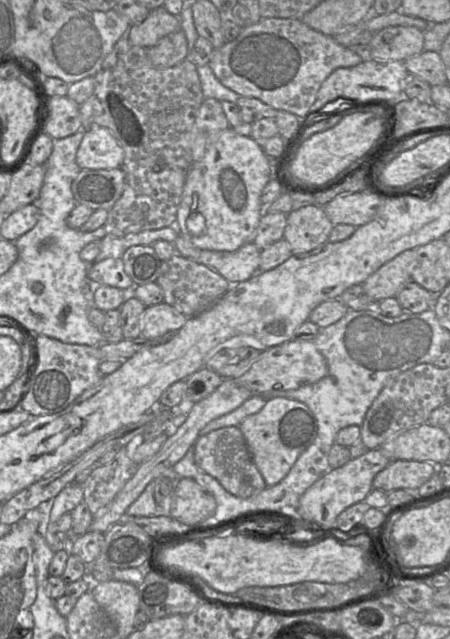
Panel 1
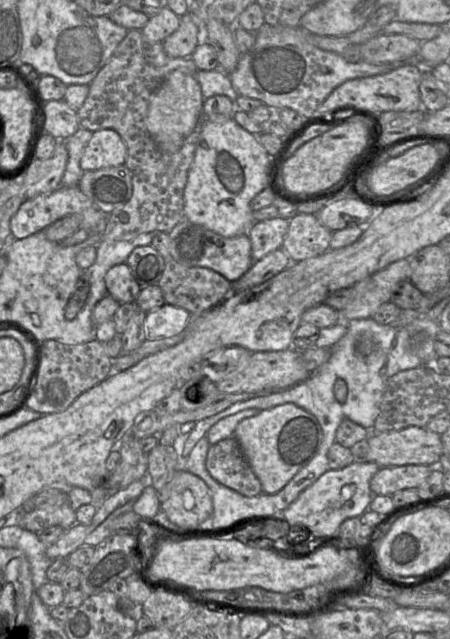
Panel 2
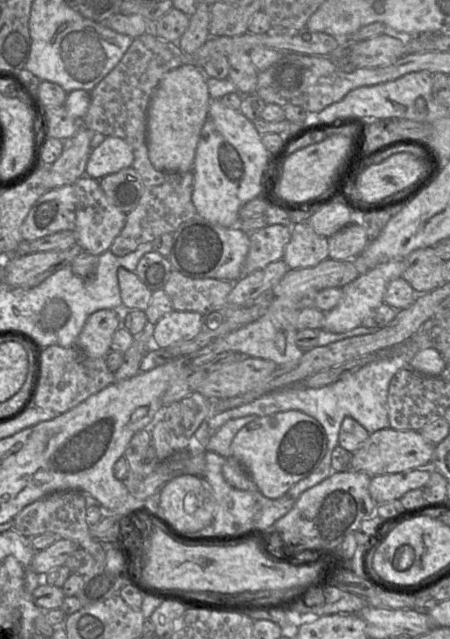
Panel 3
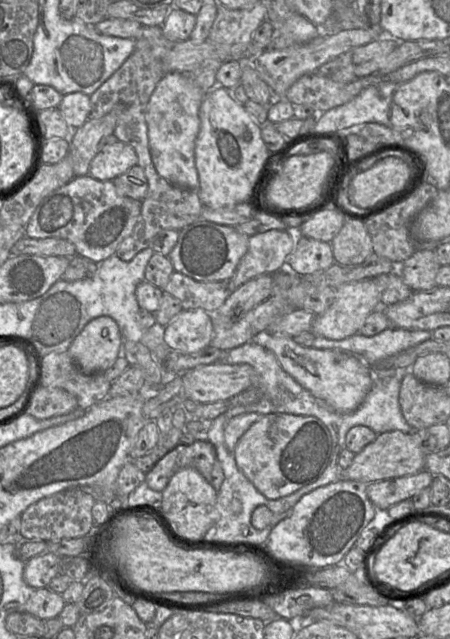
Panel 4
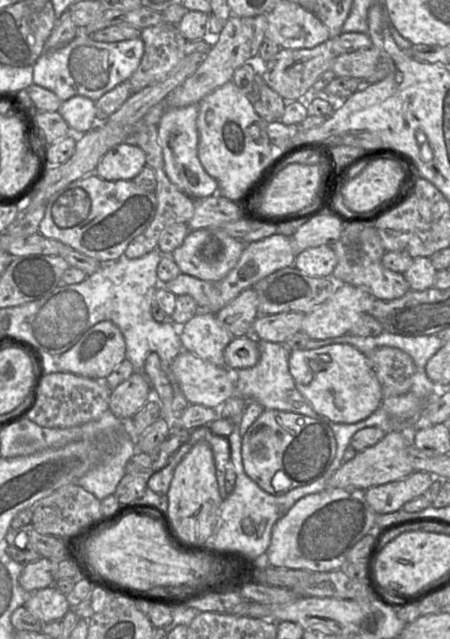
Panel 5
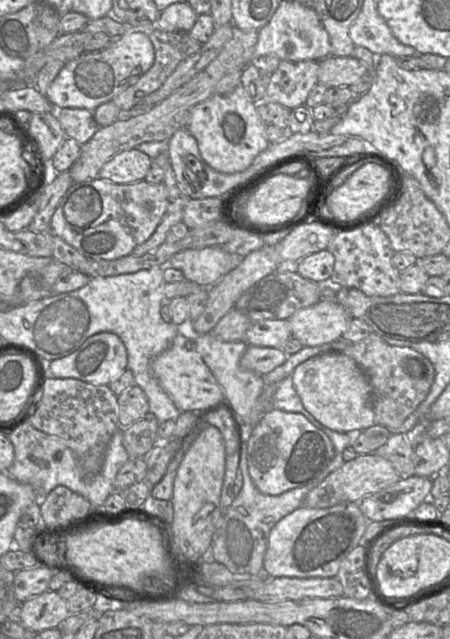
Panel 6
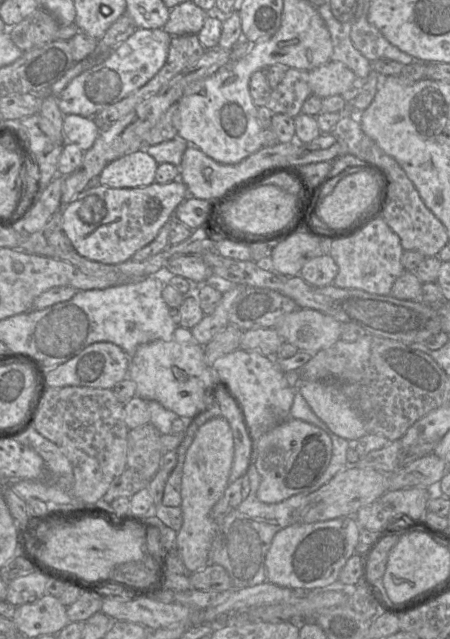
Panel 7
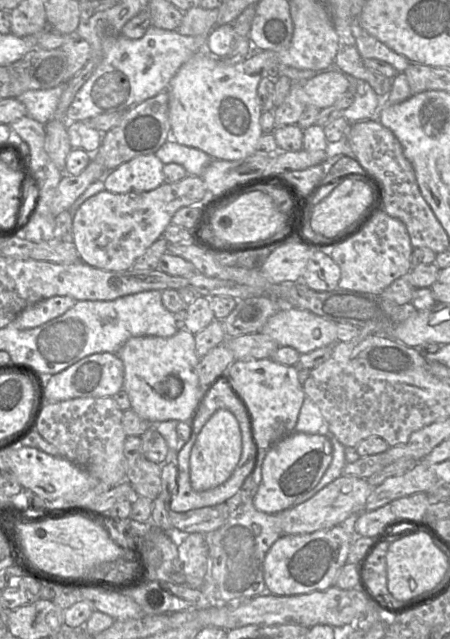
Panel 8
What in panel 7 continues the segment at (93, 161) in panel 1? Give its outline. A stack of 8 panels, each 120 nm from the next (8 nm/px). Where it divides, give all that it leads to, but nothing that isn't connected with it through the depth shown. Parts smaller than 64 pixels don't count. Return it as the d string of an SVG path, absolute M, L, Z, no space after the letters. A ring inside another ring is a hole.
M145 150L126 154L108 164L98 177L101 185L110 188L137 188L148 186L155 182L158 167L156 160Z

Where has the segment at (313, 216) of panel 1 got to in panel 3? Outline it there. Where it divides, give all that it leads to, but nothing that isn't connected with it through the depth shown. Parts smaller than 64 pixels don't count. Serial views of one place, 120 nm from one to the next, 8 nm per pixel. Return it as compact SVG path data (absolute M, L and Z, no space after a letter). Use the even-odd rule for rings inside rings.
M307 222L293 224L283 260L289 269L309 268L329 258L328 239L318 235Z

